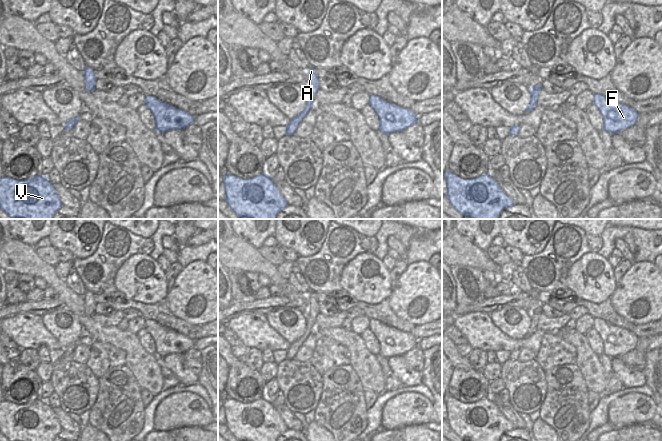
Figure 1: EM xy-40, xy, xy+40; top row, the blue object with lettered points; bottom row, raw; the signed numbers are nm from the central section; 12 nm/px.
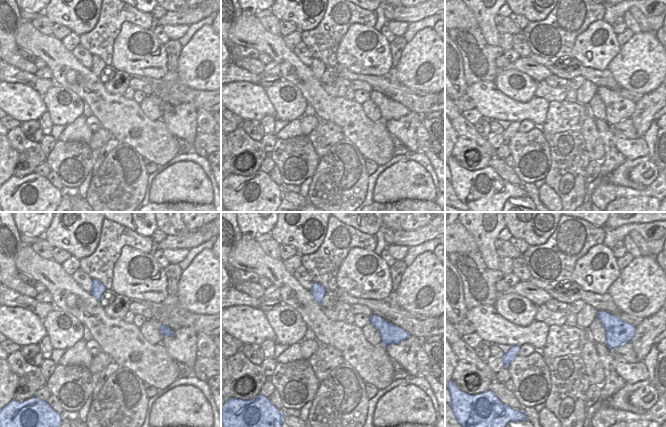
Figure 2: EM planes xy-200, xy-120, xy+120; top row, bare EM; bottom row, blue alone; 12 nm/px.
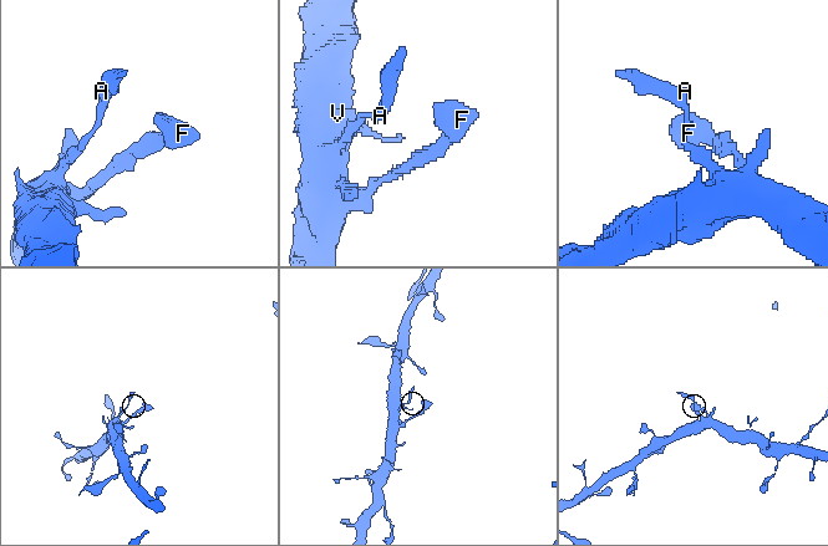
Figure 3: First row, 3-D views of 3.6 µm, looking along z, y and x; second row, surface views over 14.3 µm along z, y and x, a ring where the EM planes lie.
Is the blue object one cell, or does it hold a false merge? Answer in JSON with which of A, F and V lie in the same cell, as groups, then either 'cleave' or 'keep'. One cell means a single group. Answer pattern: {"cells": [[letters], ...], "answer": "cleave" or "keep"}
{"cells": [["A", "F", "V"]], "answer": "keep"}

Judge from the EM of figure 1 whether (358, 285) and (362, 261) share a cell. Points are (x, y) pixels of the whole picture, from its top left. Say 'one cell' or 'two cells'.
one cell

